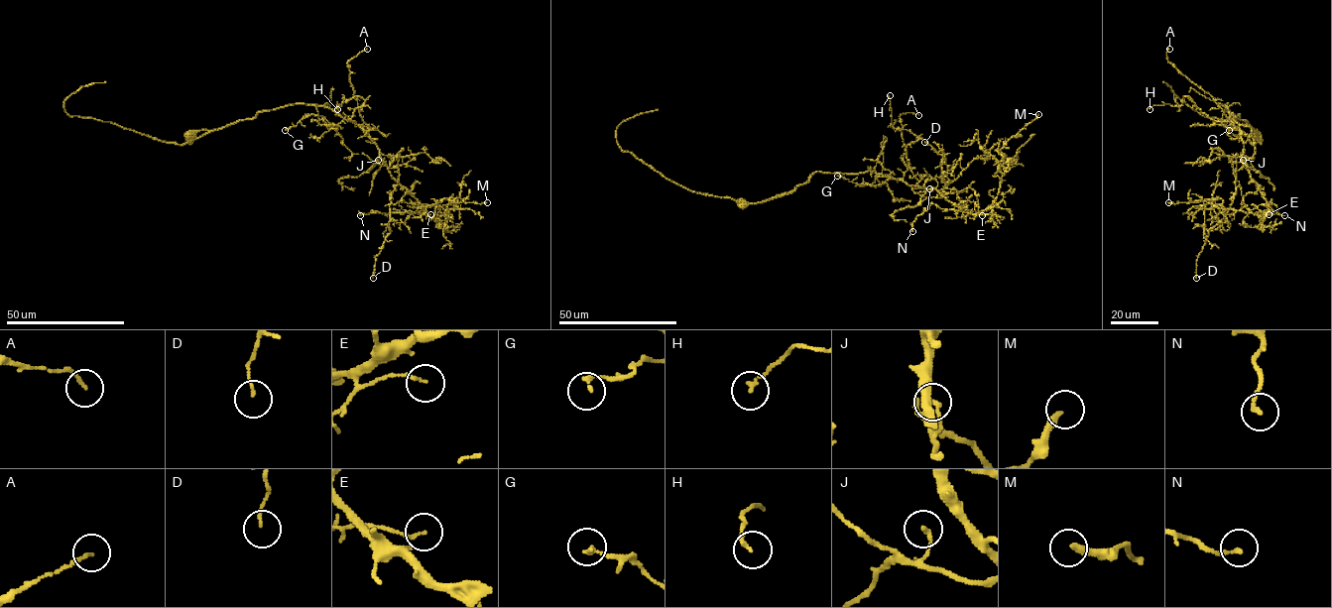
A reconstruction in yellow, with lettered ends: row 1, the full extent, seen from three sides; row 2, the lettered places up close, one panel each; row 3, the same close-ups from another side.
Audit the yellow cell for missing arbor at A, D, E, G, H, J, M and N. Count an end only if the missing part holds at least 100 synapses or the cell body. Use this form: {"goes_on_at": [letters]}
{"goes_on_at": []}

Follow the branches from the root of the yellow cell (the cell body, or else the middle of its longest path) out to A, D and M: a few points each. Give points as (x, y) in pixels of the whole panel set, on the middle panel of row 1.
A: (743, 205), (791, 191), (817, 171), (875, 171), (916, 184), (919, 182), (906, 158), (900, 115), (918, 115)
D: (743, 205), (791, 191), (817, 171), (875, 171), (943, 189), (951, 182), (941, 177), (942, 156), (924, 142)
M: (743, 205), (791, 191), (817, 171), (875, 171), (977, 213), (999, 191), (1008, 165), (1001, 149), (1038, 114)

